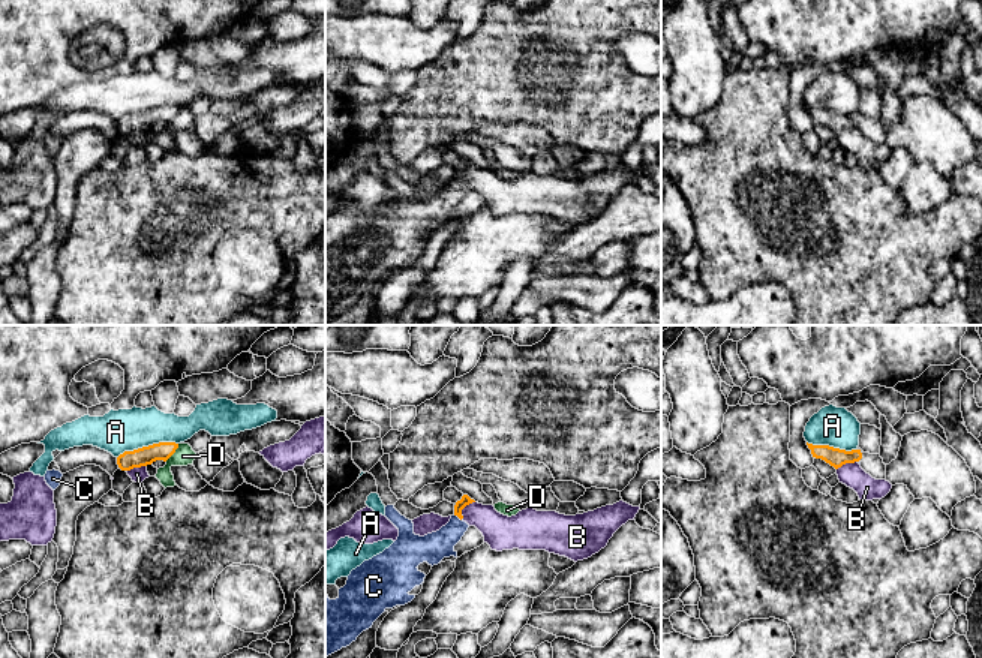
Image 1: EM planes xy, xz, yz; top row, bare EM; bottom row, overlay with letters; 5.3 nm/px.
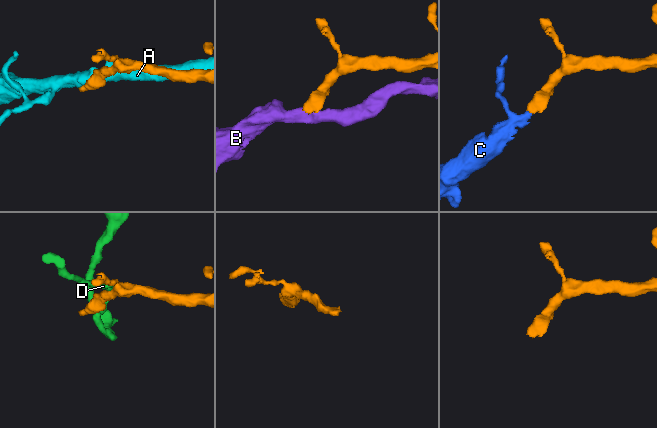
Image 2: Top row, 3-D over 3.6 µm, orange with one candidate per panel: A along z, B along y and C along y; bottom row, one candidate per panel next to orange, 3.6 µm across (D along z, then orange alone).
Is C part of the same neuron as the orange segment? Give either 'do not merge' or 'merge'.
merge

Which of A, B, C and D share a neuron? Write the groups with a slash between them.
A / B / C / D

